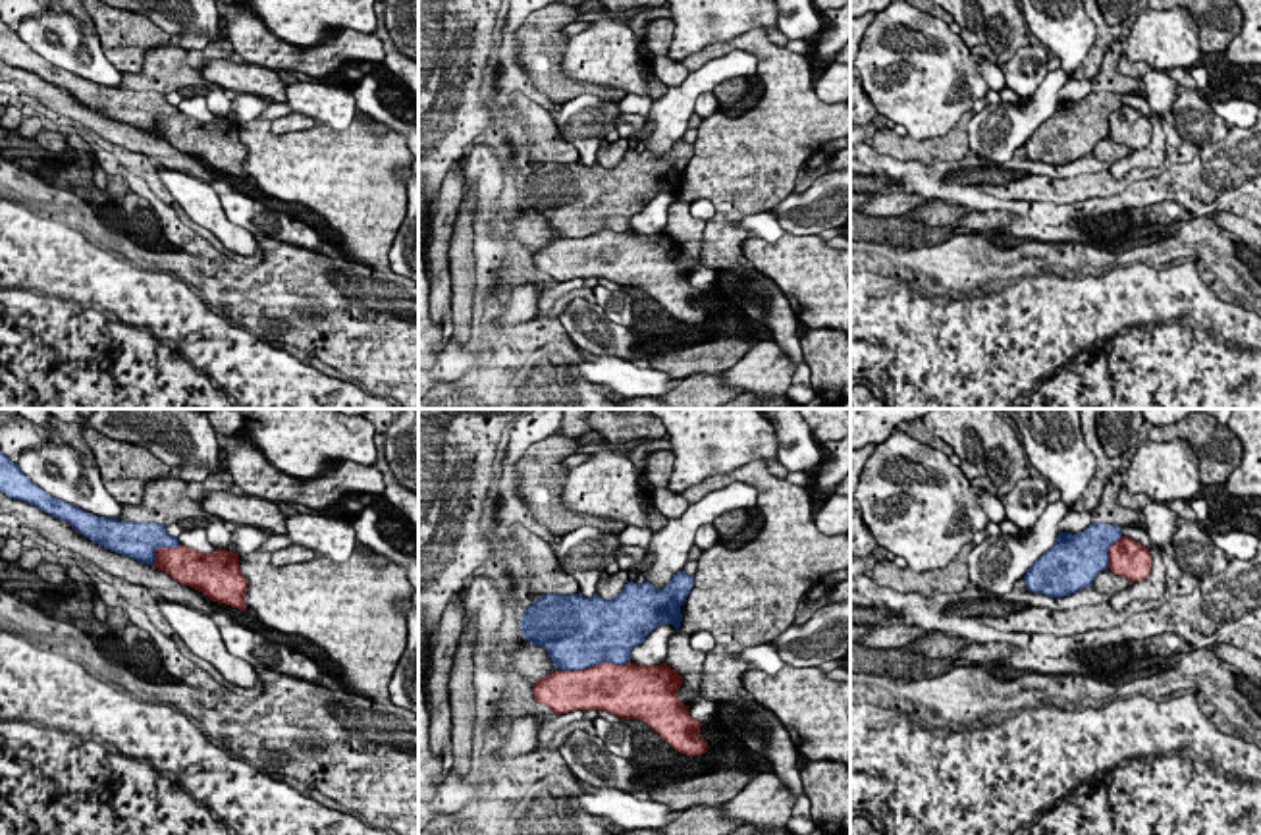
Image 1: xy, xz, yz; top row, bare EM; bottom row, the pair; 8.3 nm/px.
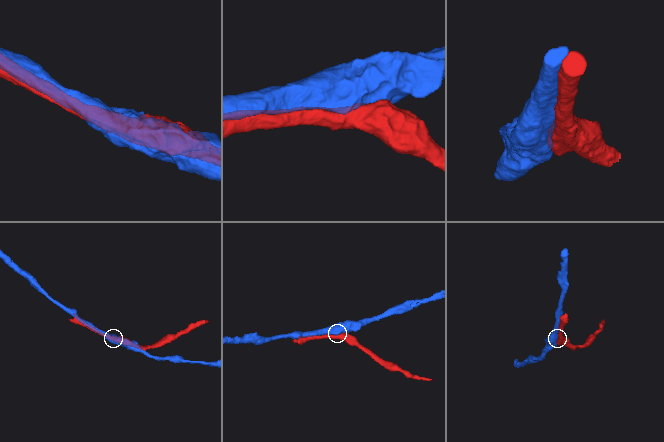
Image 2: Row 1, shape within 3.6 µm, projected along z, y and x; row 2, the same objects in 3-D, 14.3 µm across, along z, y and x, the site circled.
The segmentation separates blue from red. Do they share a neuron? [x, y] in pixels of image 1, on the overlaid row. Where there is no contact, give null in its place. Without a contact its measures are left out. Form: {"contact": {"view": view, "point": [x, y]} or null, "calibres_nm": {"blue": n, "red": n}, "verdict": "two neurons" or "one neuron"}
{"contact": {"view": "xz", "point": [594, 664]}, "calibres_nm": {"blue": 500, "red": 400}, "verdict": "two neurons"}

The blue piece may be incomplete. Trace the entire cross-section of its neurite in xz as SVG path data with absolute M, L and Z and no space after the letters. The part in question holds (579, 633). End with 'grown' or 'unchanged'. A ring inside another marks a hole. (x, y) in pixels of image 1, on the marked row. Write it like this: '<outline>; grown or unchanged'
M679 571L661 590L650 582L636 584L627 580L613 600L604 600L598 594L588 600L580 592L573 596L546 594L526 607L519 629L528 642L546 648L553 665L561 671L580 671L605 661L623 665L630 661L630 650L642 644L656 627L665 623L679 633L681 606L692 586L694 575Z; unchanged

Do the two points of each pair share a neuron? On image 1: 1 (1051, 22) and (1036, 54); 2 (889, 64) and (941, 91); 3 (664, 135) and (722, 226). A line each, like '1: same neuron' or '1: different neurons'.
1: different neurons
2: same neuron
3: different neurons

